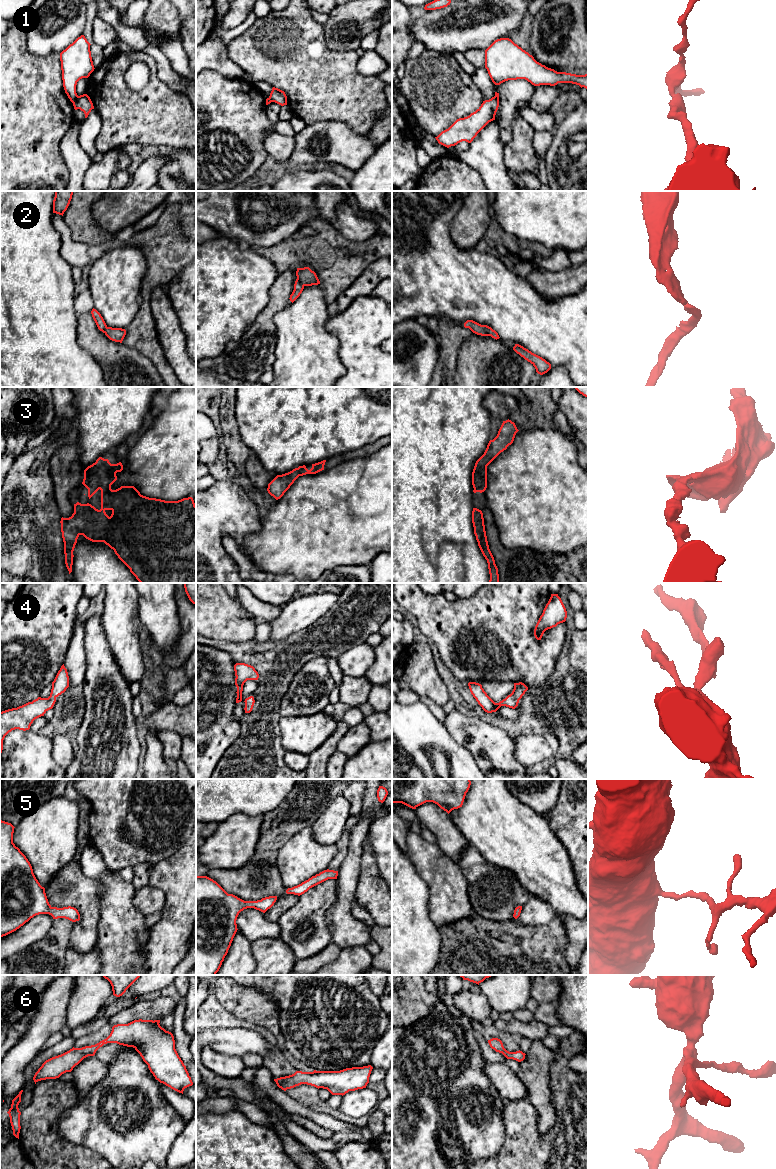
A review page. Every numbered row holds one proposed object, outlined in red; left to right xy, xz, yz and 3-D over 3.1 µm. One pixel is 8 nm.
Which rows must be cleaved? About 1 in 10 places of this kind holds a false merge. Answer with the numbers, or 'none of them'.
1

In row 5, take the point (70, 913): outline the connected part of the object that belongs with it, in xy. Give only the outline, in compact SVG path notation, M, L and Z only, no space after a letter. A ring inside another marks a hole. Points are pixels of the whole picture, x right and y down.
M0 820L0 938L39 914L80 920L74 907L52 907L26 856L13 843L14 826Z

